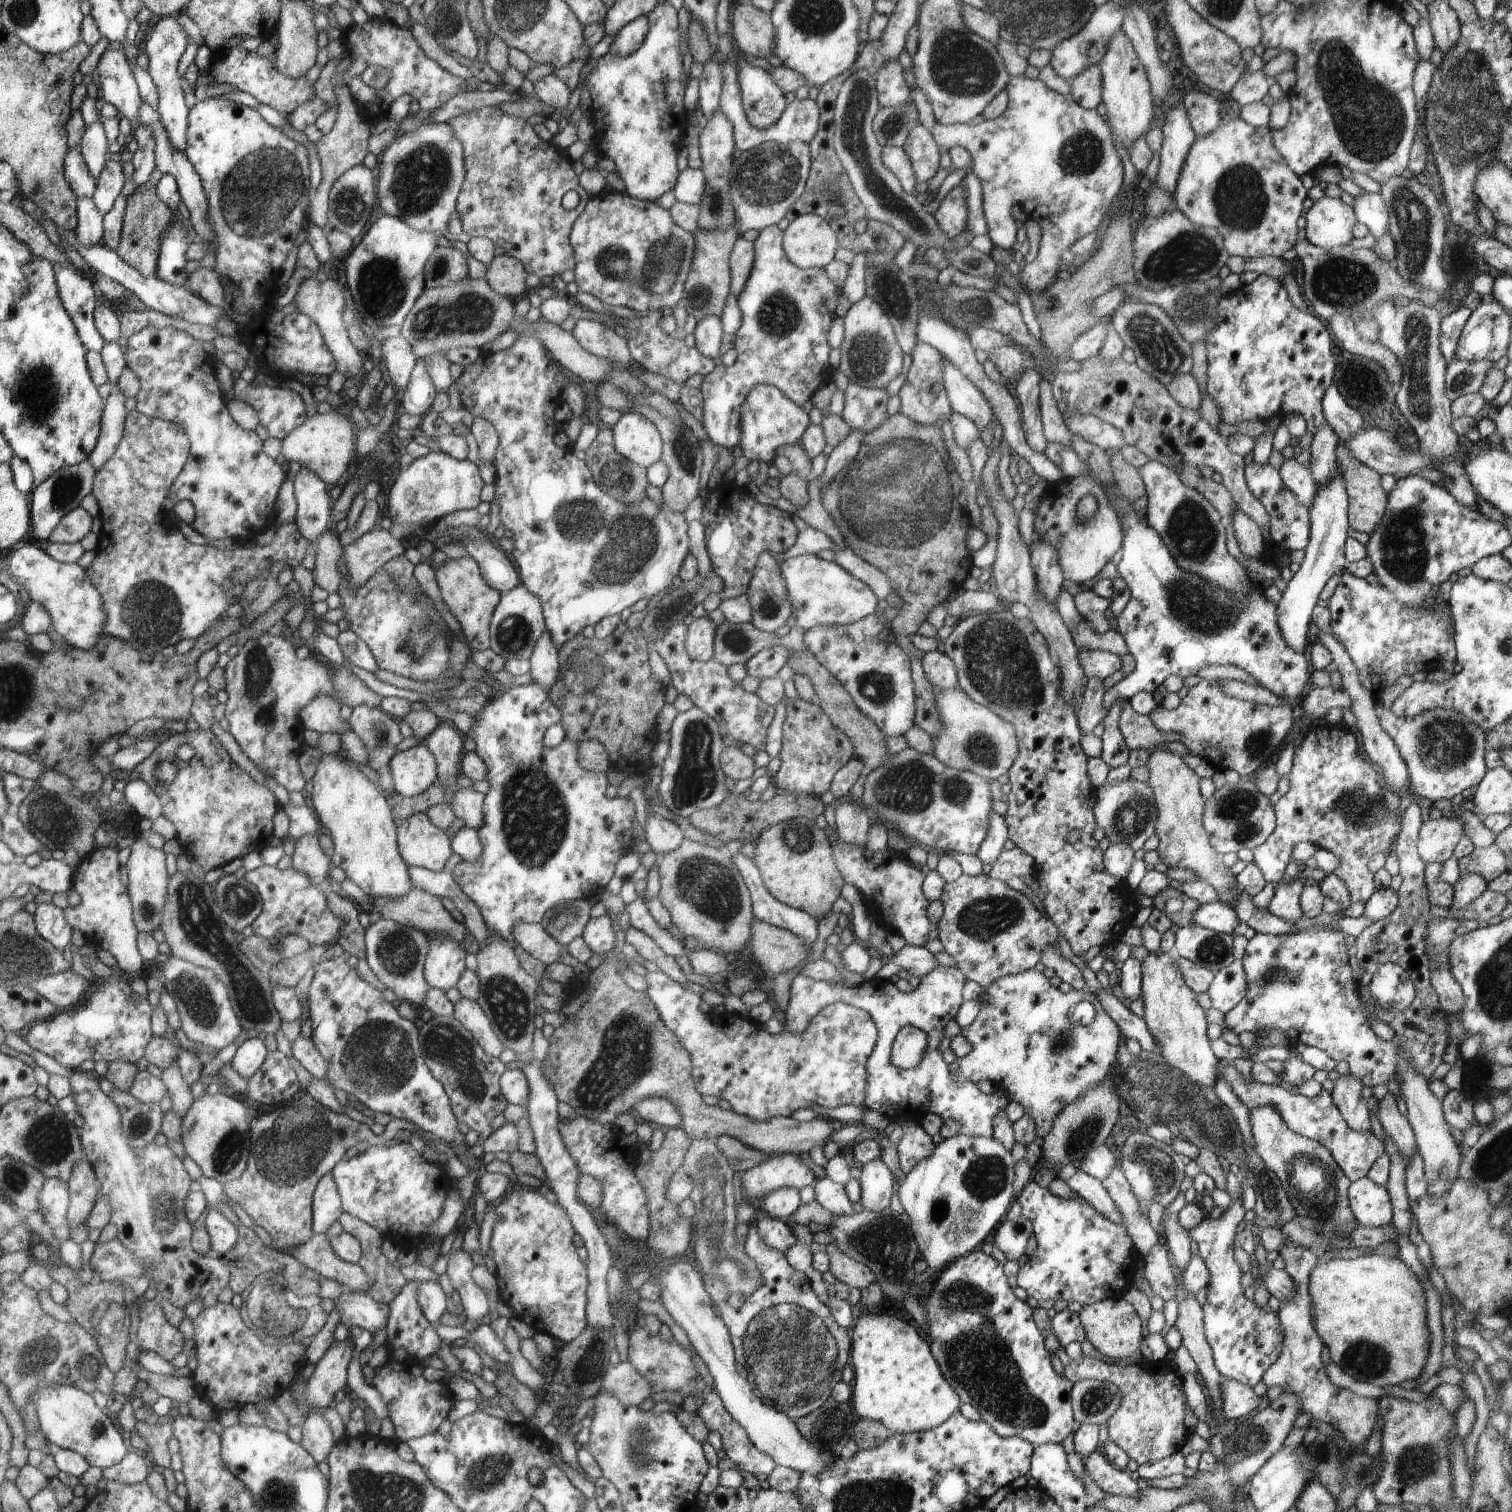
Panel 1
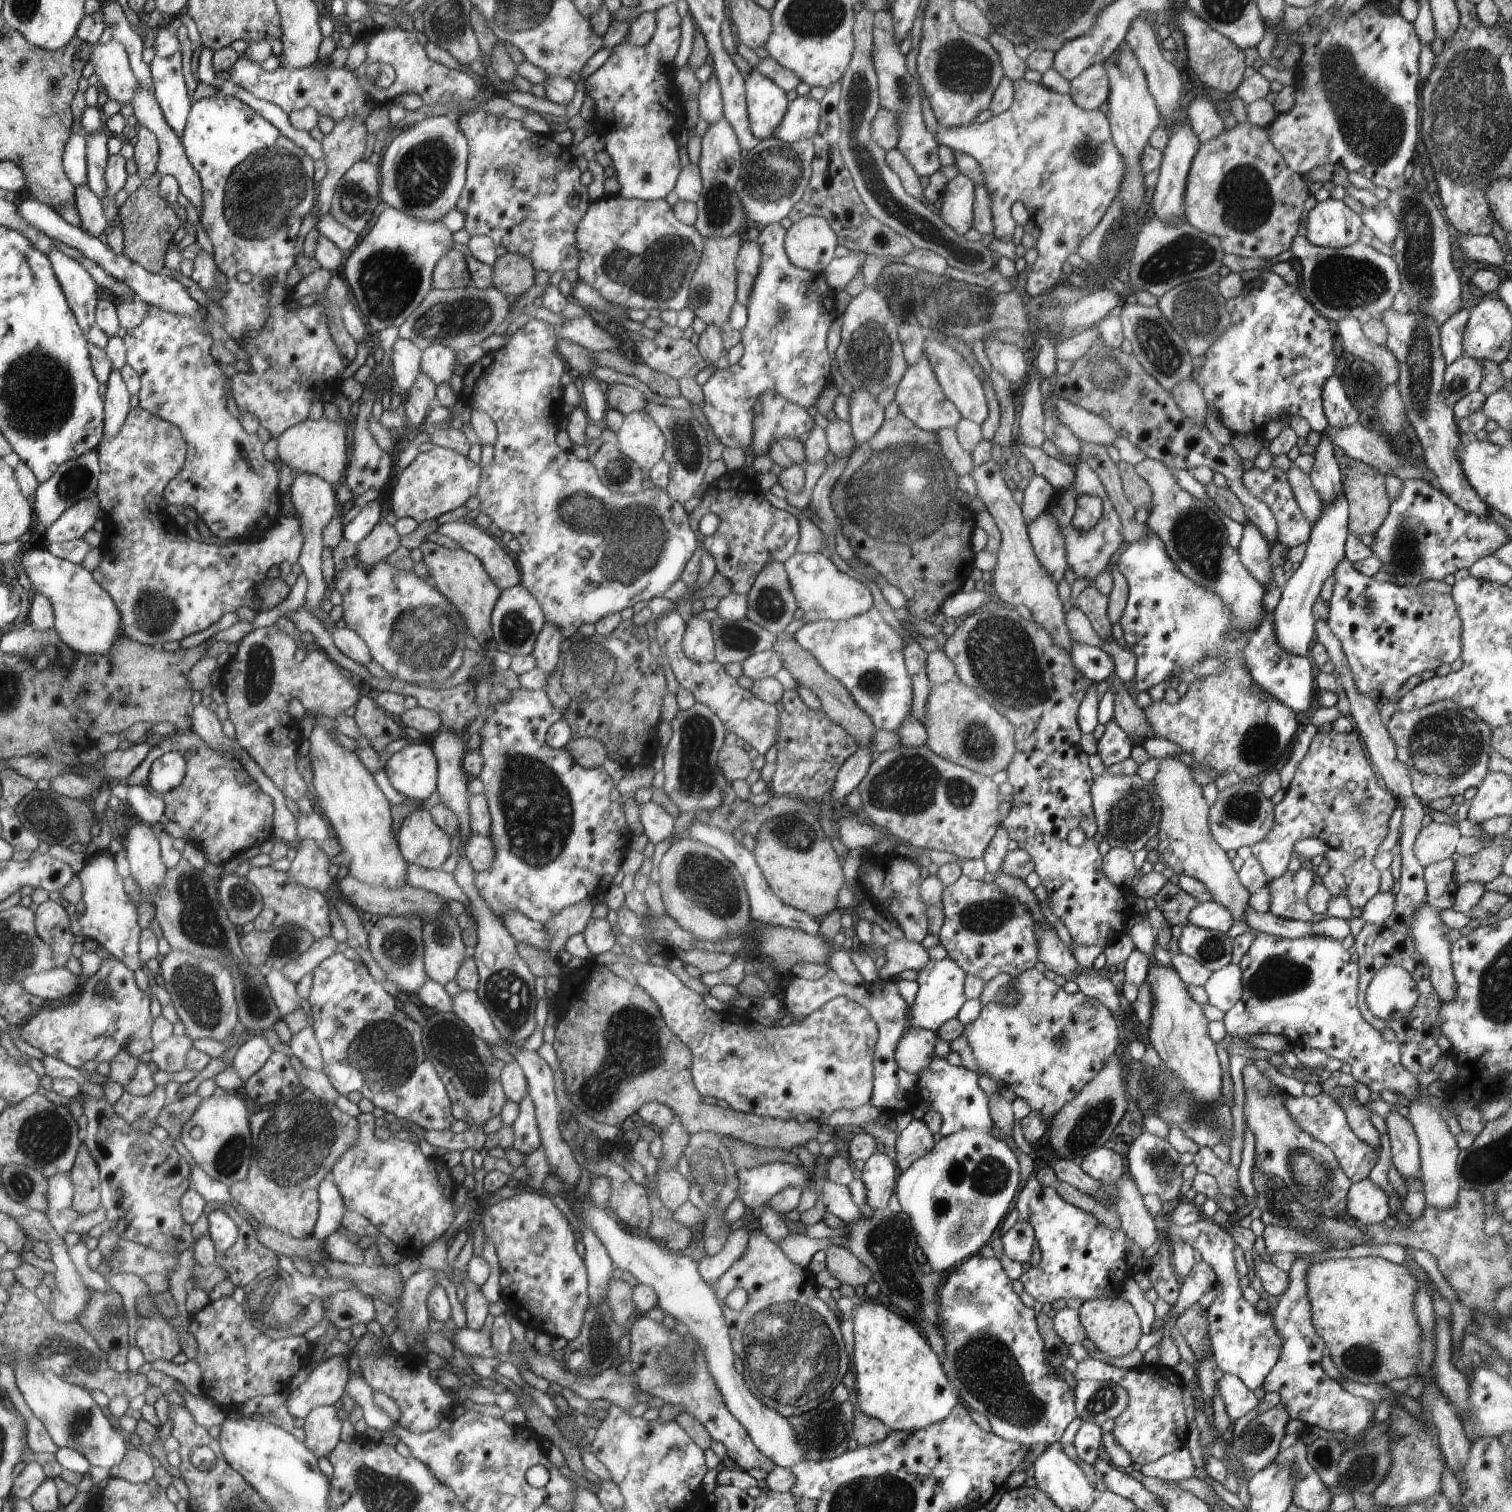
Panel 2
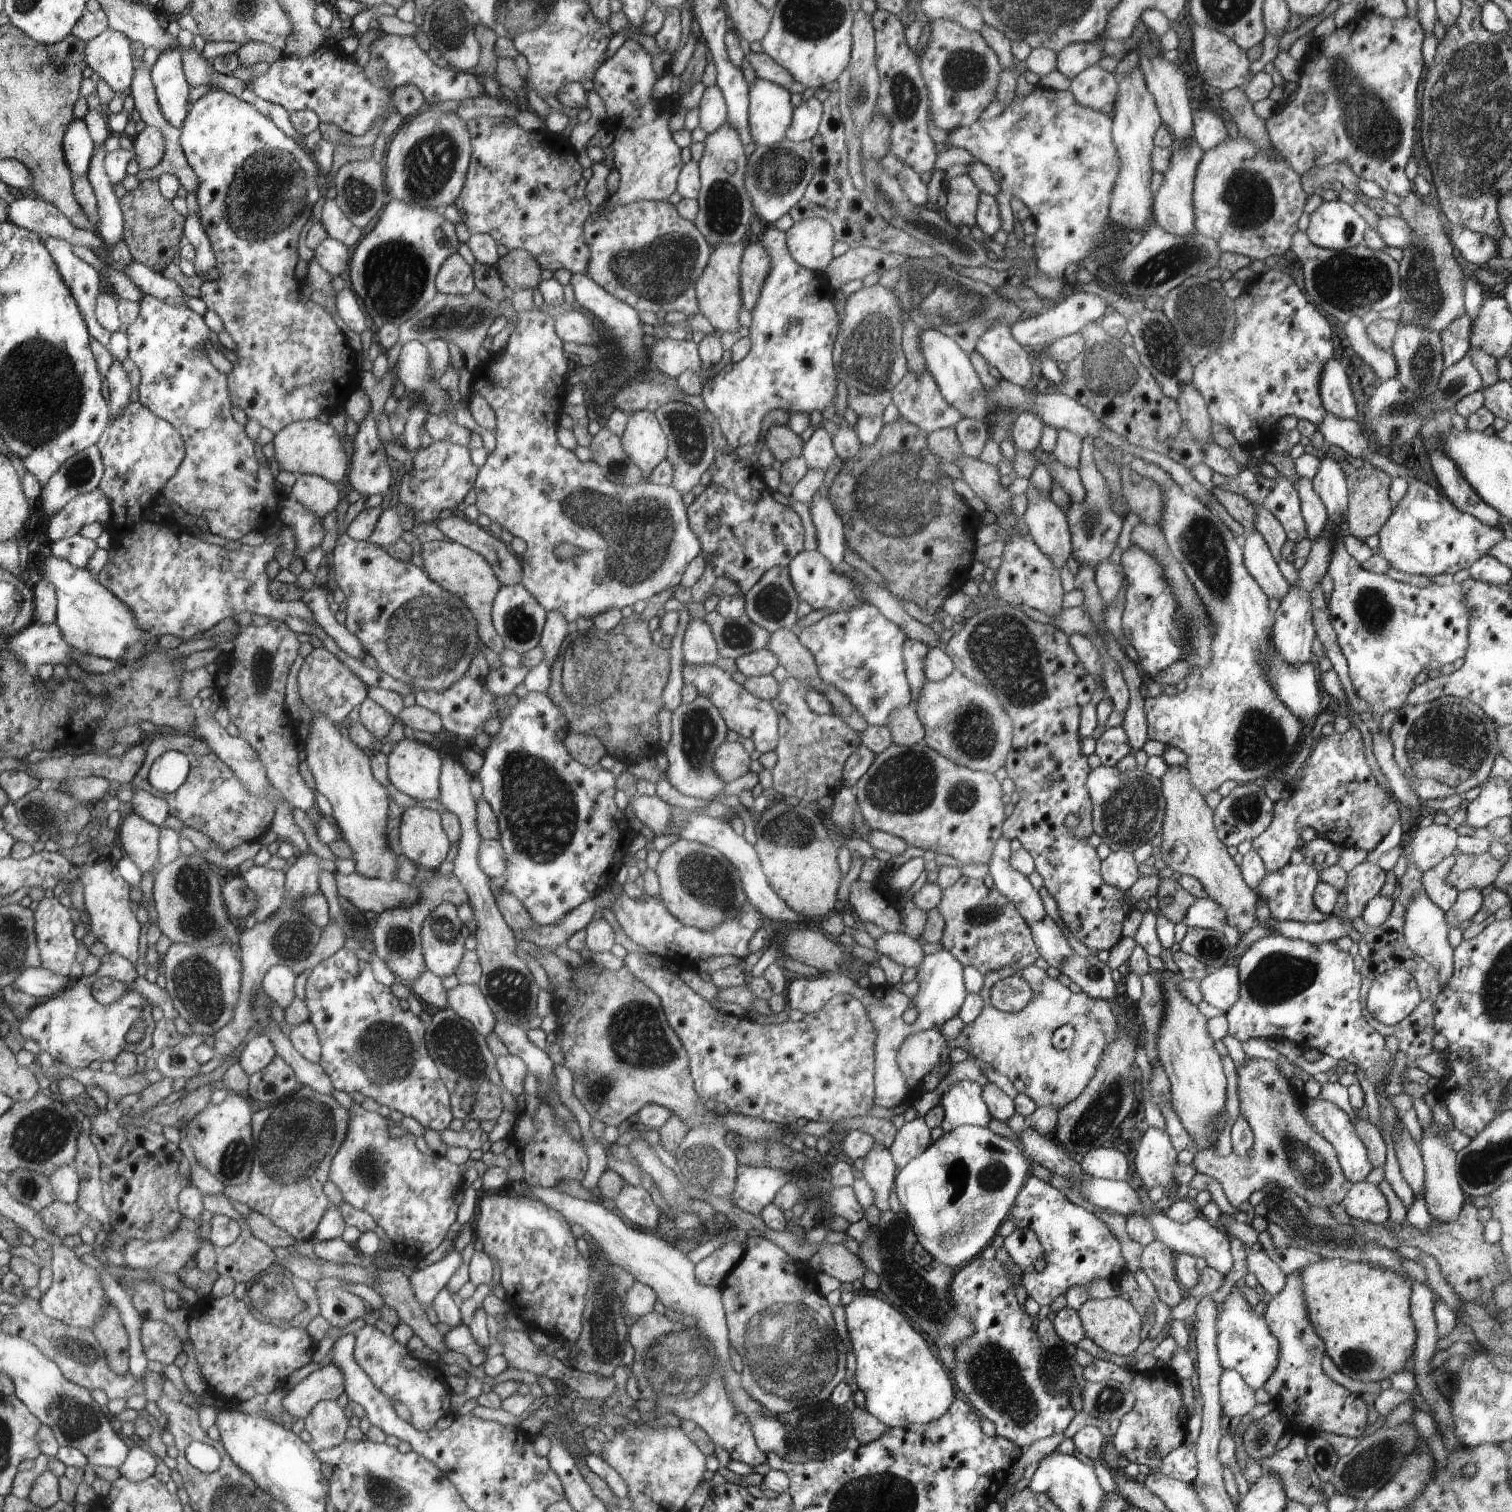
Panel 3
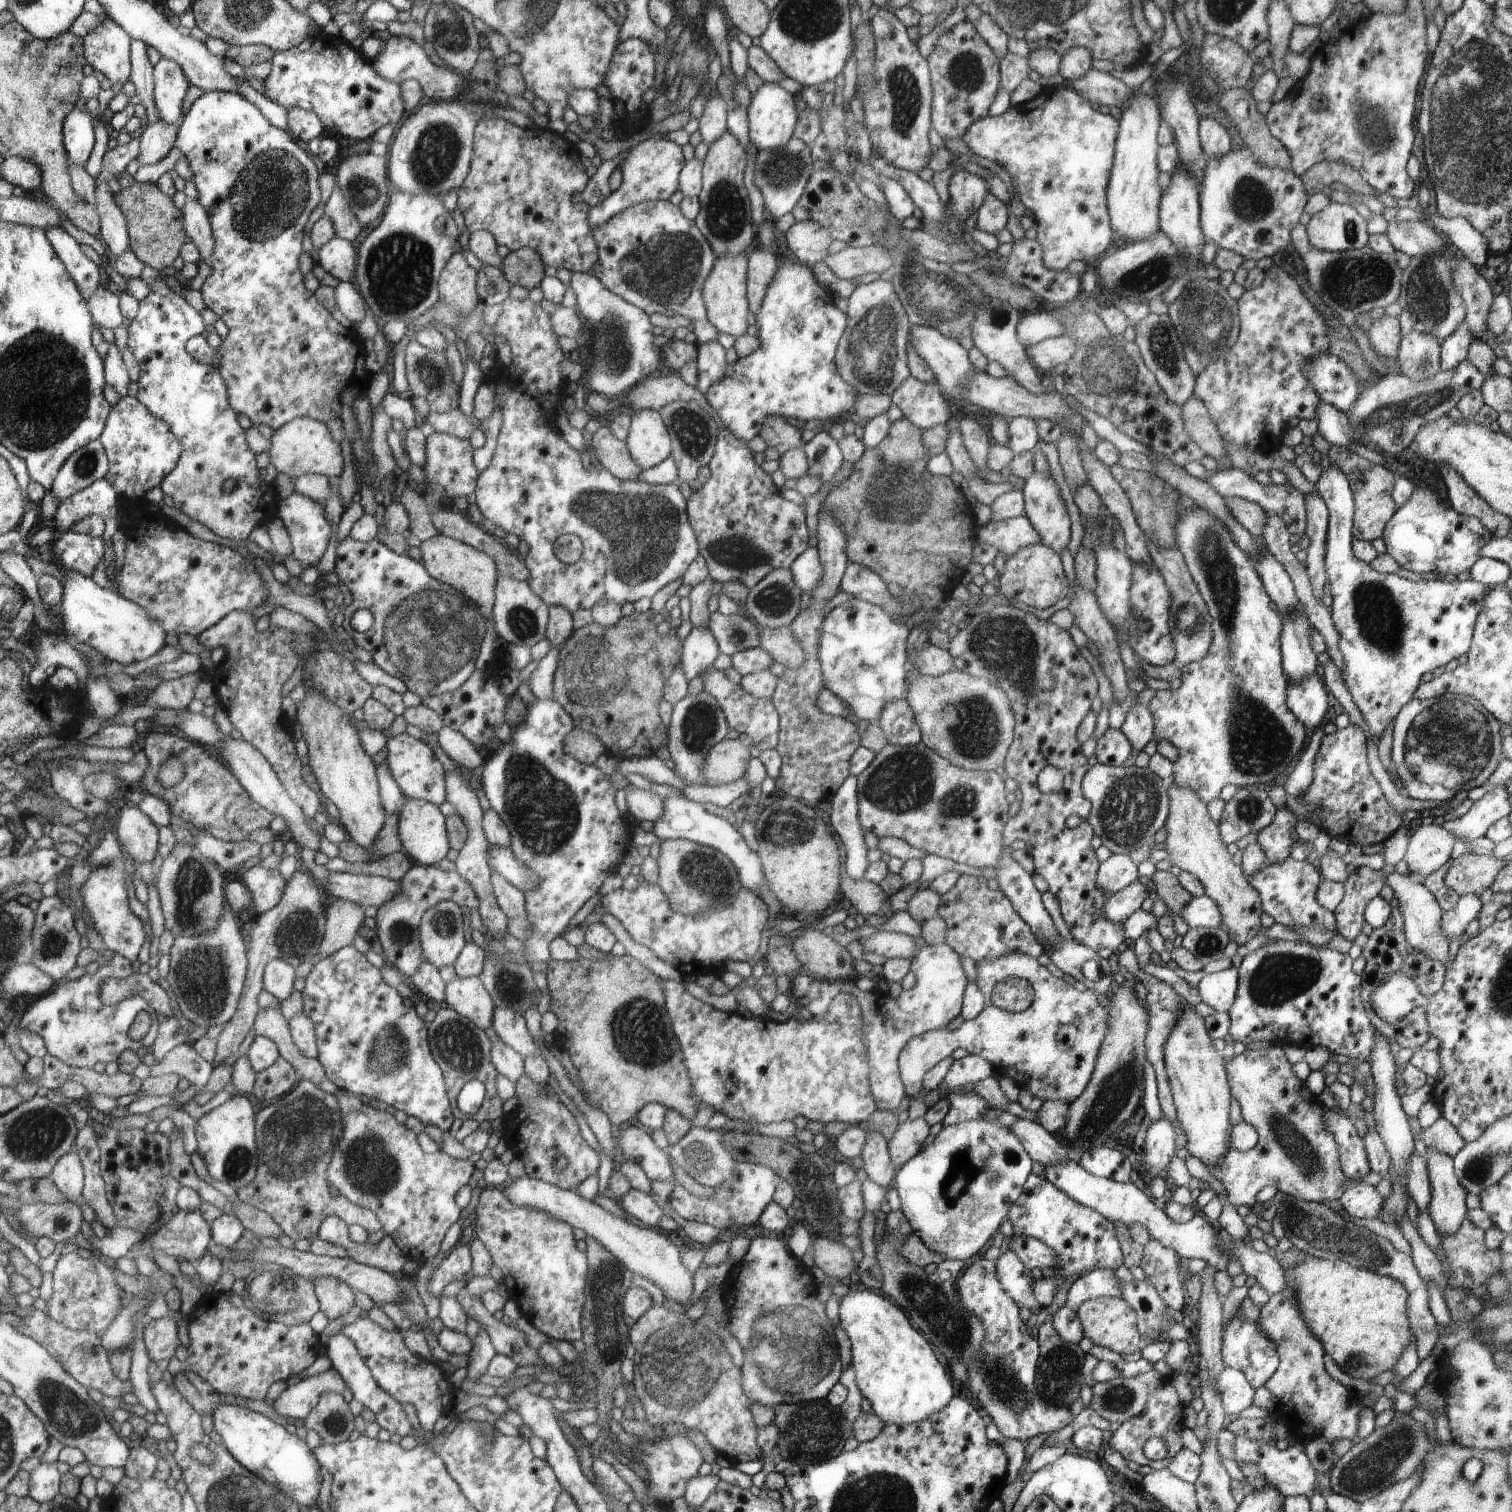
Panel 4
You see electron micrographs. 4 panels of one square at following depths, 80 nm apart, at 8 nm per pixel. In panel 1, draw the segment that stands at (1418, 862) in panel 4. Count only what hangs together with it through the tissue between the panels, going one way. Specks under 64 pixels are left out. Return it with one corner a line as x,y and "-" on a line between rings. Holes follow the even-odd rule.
1453,815
1430,819
1419,830
1418,850
1426,864
1443,864
1452,856
1458,841
1464,836
1463,820

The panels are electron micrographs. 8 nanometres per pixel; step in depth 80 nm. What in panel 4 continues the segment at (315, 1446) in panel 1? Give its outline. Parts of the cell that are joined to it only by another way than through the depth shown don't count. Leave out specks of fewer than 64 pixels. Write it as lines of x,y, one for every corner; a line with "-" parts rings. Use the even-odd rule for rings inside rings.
327,1391
320,1396
319,1405
304,1419
304,1428
318,1432
321,1445
341,1444
355,1430
355,1418
340,1391

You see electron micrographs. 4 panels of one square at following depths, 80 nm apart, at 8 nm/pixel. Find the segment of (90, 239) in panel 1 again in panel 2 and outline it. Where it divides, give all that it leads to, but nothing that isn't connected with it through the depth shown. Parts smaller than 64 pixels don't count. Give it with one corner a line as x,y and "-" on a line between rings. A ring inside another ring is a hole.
88,186
75,188
75,203
81,220
80,228
90,236
102,238
108,226
101,198

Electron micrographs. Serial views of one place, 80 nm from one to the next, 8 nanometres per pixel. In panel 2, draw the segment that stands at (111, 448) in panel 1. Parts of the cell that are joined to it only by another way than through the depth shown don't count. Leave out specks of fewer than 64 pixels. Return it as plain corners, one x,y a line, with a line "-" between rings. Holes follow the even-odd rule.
112,371
107,380
104,398
104,443
109,443
122,428
127,414
131,411
129,404
131,394
126,389
120,371

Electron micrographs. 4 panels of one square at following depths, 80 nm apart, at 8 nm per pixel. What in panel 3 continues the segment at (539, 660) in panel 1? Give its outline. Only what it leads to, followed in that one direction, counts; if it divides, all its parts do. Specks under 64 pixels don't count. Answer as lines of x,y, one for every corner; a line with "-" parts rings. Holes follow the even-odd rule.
550,612
547,614
547,622
543,628
543,636
540,637
540,648
544,648
543,660
553,665
566,636
573,630
573,626
560,612

